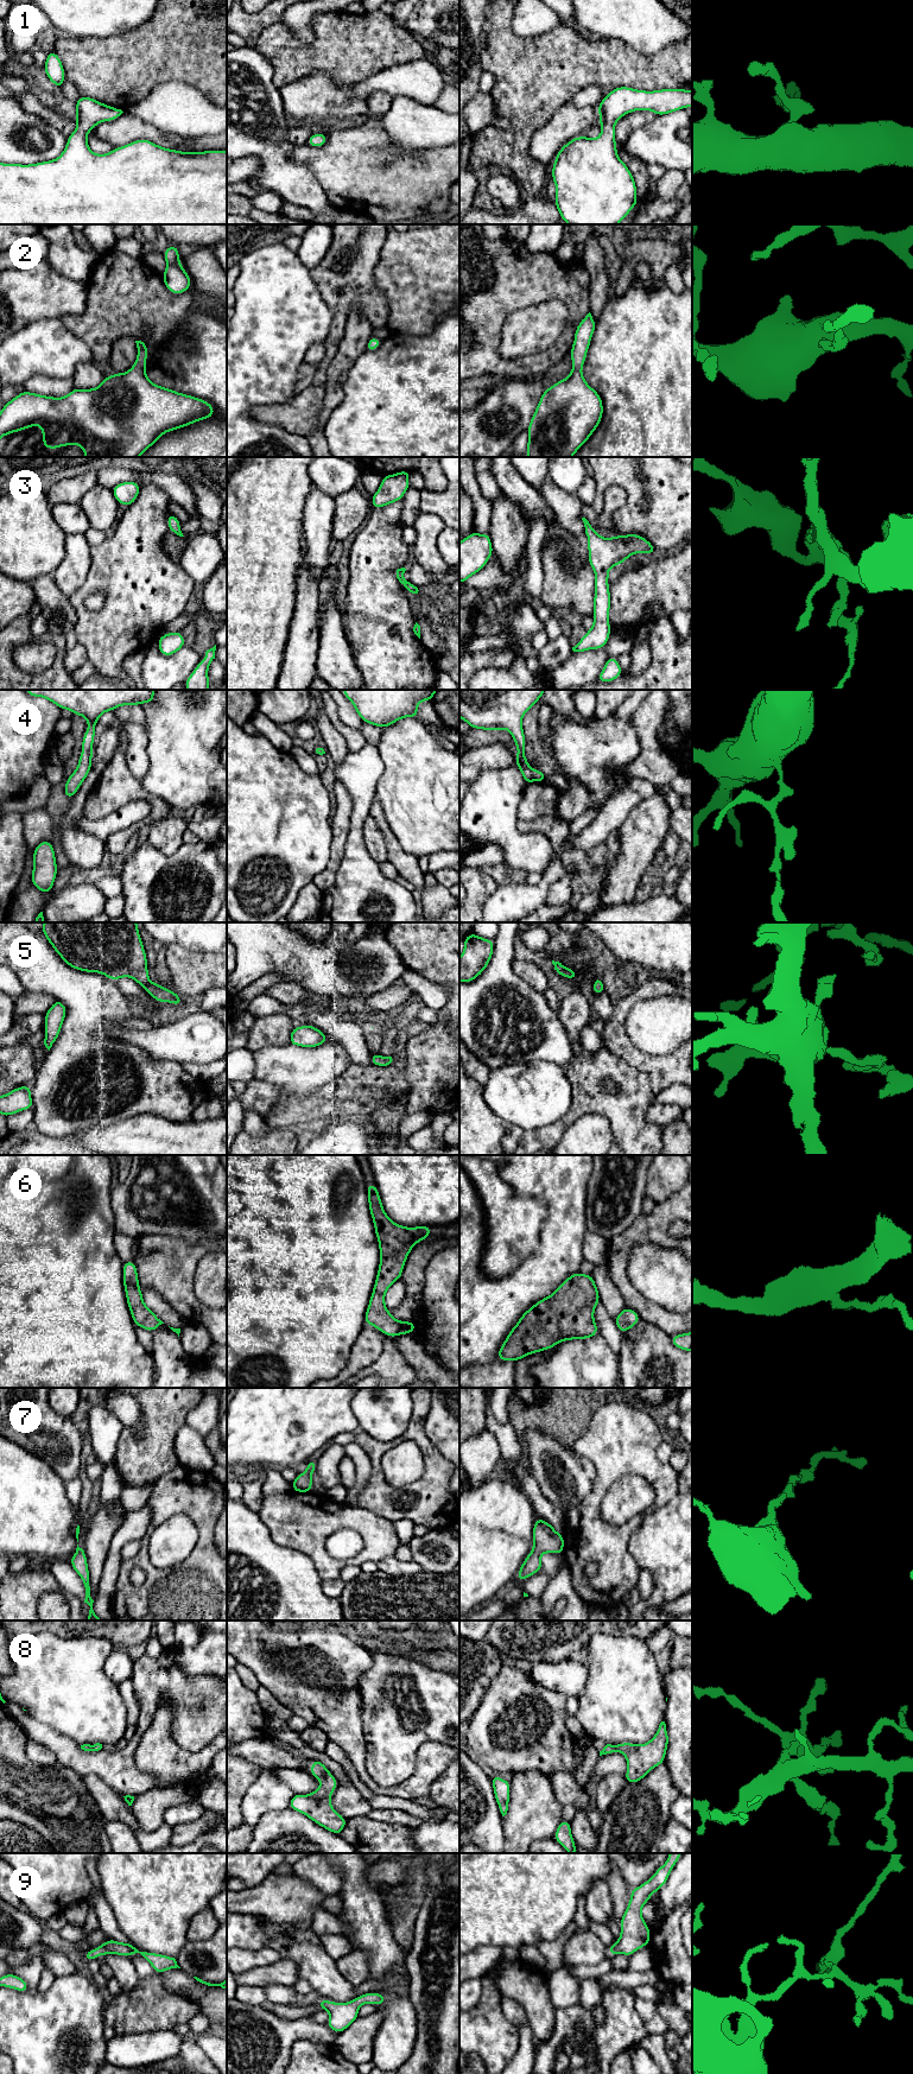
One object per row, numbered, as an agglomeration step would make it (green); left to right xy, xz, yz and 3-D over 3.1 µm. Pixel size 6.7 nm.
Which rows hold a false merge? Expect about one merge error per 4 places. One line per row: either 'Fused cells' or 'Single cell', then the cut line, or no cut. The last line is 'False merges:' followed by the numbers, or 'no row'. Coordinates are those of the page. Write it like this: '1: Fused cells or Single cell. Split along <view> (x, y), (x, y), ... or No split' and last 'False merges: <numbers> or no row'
1: Single cell. No split
2: Single cell. No split
3: Single cell. No split
4: Single cell. No split
5: Single cell. No split
6: Single cell. No split
7: Single cell. No split
8: Single cell. No split
9: Single cell. No split
False merges: no row

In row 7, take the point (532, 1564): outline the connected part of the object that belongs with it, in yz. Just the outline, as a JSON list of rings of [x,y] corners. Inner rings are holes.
[[[535,1518],[533,1542],[532,1552],[526,1556],[518,1572],[518,1583],[538,1573],[543,1568],[540,1556],[544,1553],[564,1553],[564,1535],[558,1534],[554,1528],[543,1518]]]

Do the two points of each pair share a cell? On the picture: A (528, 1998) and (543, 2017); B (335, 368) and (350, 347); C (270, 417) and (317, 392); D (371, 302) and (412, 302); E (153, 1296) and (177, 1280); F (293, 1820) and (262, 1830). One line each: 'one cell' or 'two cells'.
A: one cell
B: one cell
C: one cell
D: two cells
E: two cells
F: one cell

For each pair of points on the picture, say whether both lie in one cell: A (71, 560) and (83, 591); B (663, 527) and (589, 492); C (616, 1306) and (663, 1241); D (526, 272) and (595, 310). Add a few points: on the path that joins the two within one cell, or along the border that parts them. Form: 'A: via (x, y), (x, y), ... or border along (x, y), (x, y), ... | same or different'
A: border along (92, 559), (84, 582), (69, 597) | different
B: border along (593, 476), (595, 494), (590, 505) | different
C: border along (608, 1273), (608, 1279), (617, 1289), (626, 1305) | different
D: border along (589, 278), (590, 311) | different

